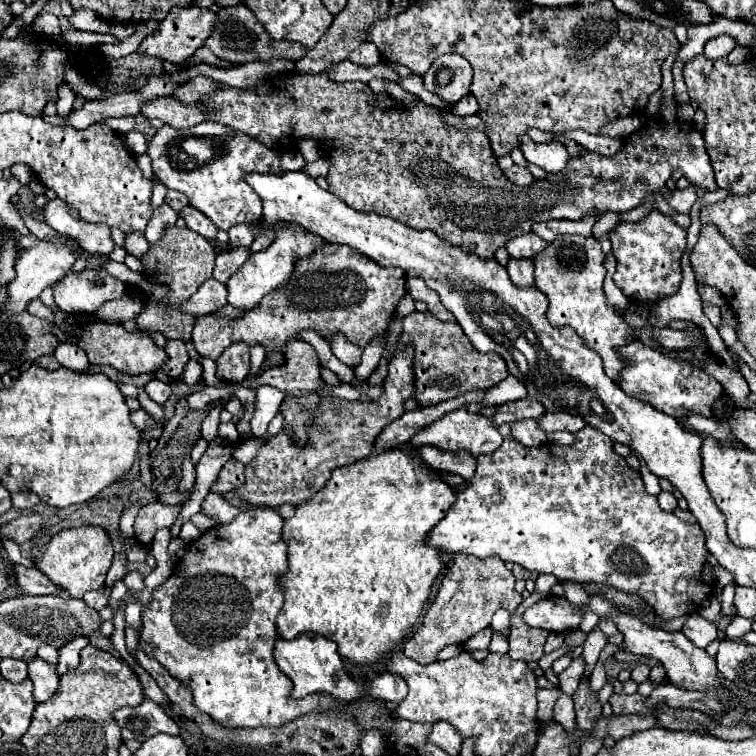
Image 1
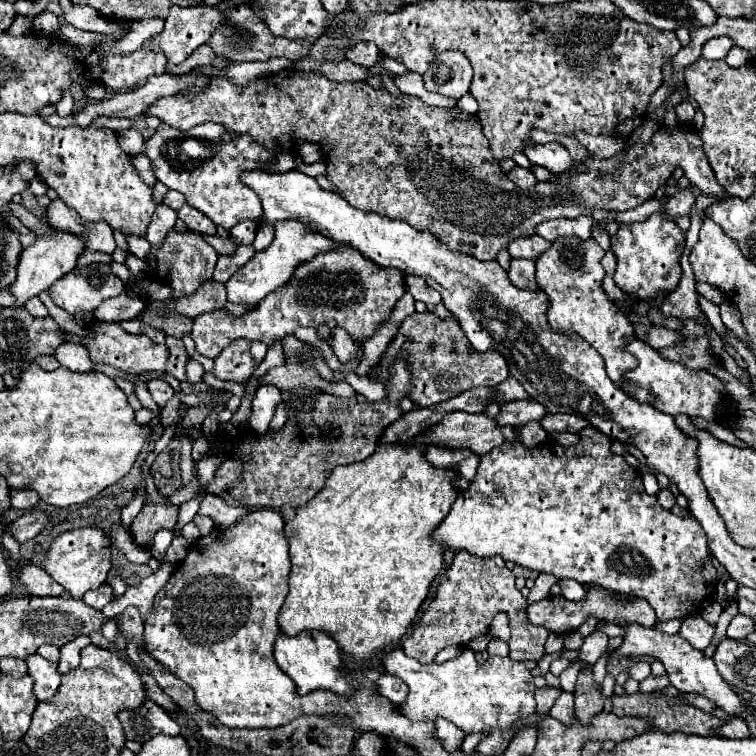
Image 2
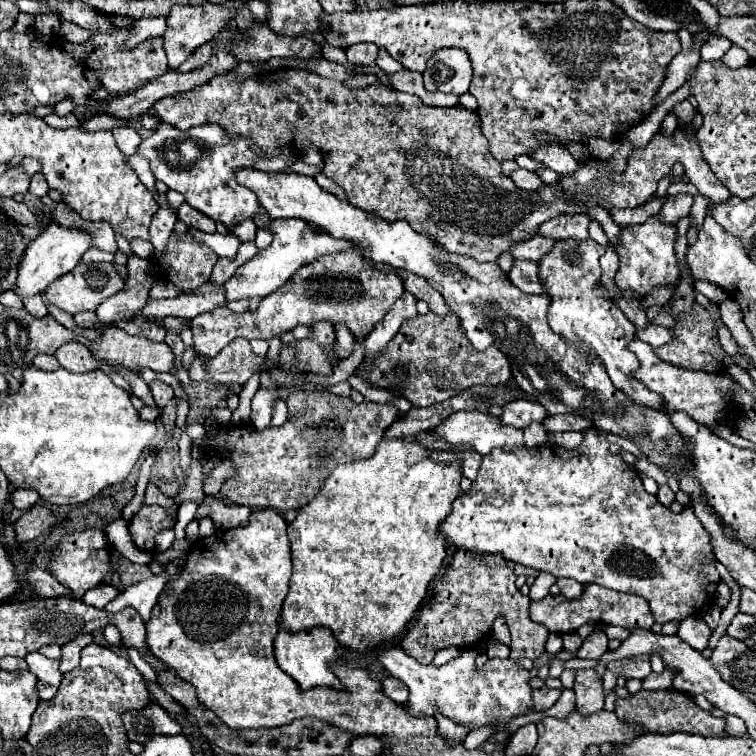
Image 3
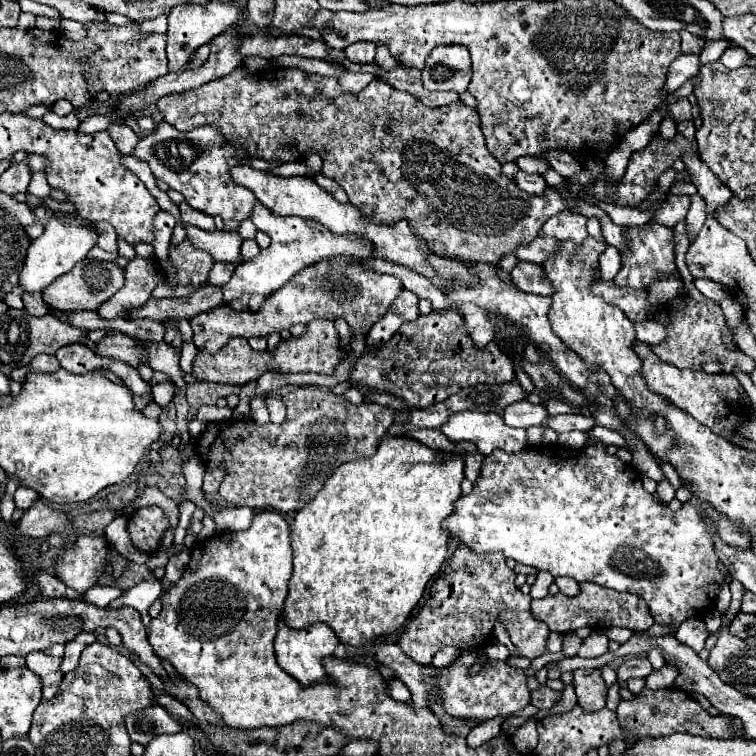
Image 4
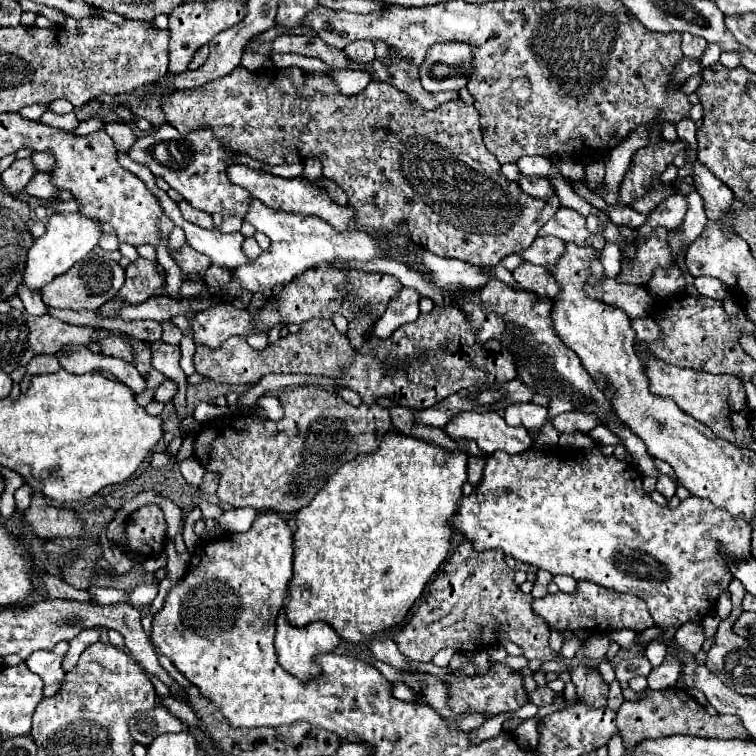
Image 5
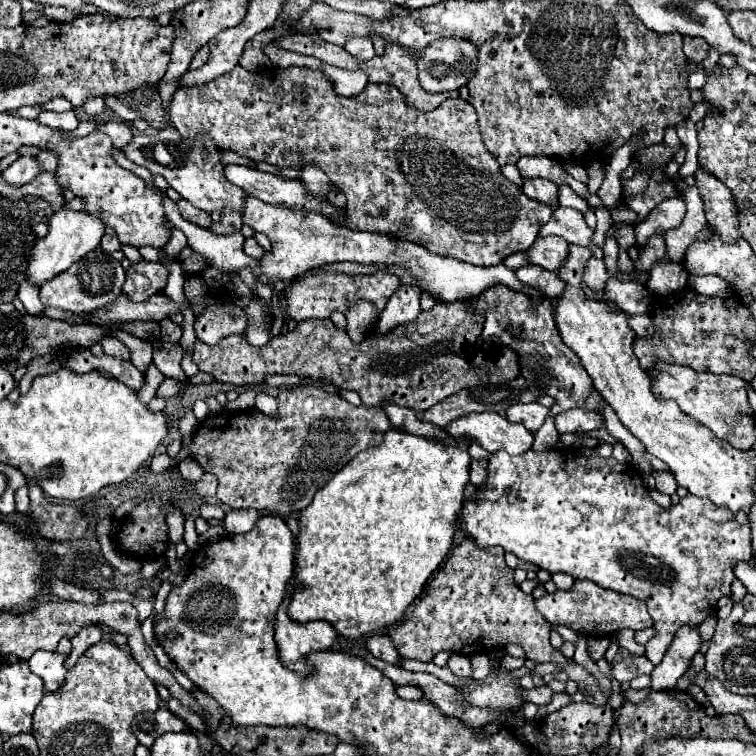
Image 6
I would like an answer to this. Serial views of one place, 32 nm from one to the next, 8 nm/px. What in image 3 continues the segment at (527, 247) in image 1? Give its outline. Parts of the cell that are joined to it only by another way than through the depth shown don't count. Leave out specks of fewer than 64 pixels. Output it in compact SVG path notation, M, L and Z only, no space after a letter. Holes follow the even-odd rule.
M536 234L532 240L516 244L516 246L512 248L512 256L518 258L518 260L540 262L540 258L546 256L552 248L554 248L554 240L552 240L552 238L544 238L544 236L540 236L540 234Z

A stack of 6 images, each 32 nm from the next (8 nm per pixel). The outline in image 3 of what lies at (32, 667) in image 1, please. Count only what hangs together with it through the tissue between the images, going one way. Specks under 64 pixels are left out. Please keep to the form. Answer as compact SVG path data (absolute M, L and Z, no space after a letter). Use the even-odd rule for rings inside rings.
M32 652L26 656L28 662L28 670L32 674L36 674L38 678L38 690L40 690L40 698L42 700L50 700L60 686L62 680L62 672L60 672L60 660L52 660L42 656L40 652Z

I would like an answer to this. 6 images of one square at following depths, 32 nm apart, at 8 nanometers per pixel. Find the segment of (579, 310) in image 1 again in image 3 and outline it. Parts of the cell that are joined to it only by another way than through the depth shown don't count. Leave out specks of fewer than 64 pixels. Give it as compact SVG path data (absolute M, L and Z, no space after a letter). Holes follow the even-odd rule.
M592 238L584 240L584 242L574 242L574 240L558 240L552 254L546 254L540 262L540 278L544 280L544 284L550 290L552 296L552 304L548 310L548 322L550 328L560 334L570 346L574 346L576 350L580 350L580 346L588 346L596 352L596 356L602 360L612 384L626 394L626 398L630 398L632 402L636 402L638 406L648 406L652 410L664 410L664 400L650 392L638 378L634 378L634 372L640 368L640 362L636 358L636 354L632 354L628 350L630 342L634 340L636 328L634 324L622 314L622 310L618 306L614 306L612 302L604 300L594 288L600 282L600 264L598 258L604 254L604 246L600 246L598 242L594 242Z

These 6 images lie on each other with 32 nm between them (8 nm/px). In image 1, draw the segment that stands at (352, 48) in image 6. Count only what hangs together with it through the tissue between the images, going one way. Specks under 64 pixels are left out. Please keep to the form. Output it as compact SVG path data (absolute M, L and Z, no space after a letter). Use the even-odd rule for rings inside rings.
M362 42L356 50L352 50L350 56L348 56L348 60L354 62L354 64L358 64L358 66L374 66L374 64L382 62L380 52L370 42Z

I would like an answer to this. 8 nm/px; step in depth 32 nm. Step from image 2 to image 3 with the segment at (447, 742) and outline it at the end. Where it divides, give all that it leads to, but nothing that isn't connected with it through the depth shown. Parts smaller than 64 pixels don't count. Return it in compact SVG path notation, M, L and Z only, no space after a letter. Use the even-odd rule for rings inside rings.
M436 714L436 720L438 720L438 730L446 736L446 738L450 738L450 742L452 740L464 740L466 738L466 734L468 734L468 728L466 726L462 726L462 724L458 724L458 722L452 722L448 716L444 716L444 714Z

